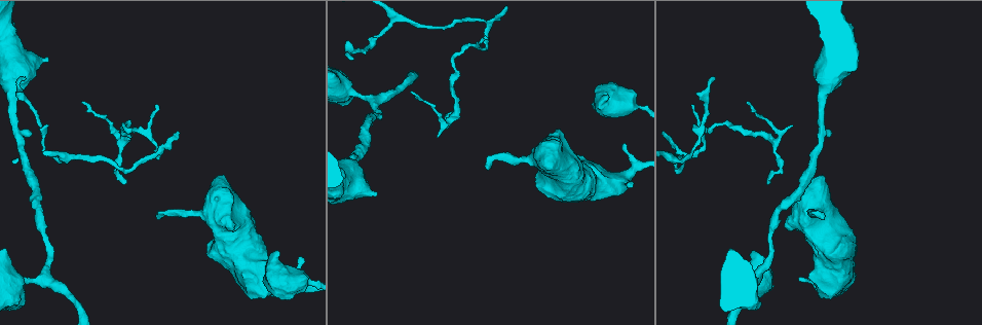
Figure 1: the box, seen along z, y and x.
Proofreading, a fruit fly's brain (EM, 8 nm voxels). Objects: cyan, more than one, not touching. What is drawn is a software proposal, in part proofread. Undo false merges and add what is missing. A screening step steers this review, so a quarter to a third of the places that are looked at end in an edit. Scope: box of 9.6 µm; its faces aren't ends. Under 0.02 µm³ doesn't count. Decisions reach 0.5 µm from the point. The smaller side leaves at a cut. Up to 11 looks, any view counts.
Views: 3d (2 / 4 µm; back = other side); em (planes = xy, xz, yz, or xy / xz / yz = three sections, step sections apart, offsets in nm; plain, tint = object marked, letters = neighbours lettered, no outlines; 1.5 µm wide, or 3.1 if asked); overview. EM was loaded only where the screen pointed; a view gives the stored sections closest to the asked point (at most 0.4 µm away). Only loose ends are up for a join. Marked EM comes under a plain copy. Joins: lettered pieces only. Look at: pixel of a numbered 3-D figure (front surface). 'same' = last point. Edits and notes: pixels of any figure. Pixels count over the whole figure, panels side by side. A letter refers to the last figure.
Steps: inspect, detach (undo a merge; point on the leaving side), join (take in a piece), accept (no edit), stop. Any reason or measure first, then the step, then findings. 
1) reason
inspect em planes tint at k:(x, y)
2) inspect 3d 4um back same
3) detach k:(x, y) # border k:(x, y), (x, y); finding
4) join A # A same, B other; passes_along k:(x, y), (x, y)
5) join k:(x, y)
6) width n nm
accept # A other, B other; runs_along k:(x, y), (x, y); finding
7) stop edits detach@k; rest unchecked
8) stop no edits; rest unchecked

inspect 3d 2um at 1:(23, 80)

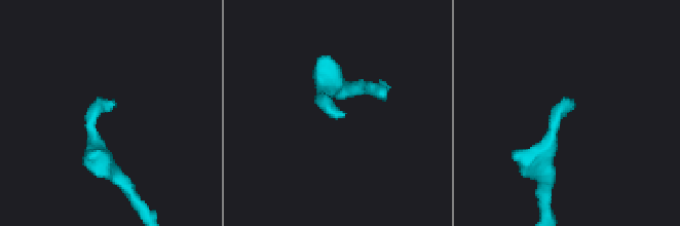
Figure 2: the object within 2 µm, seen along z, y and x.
shape alone is not enough
inspect em yz step 8 tint at 2:(344, 114)

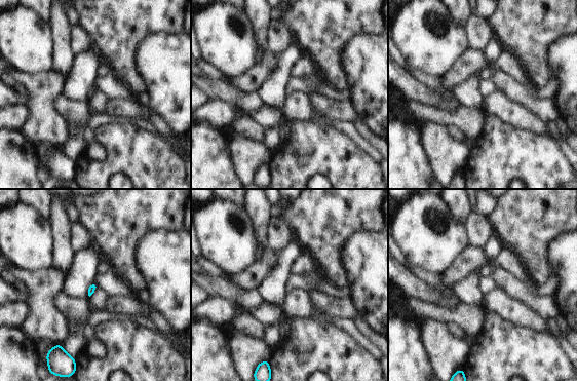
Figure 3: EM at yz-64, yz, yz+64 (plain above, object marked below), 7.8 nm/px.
another direction
inspect em planes letters same

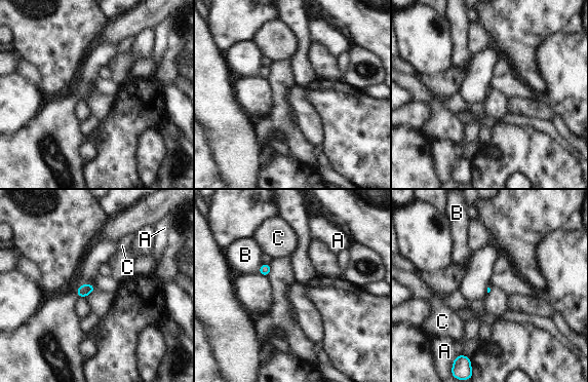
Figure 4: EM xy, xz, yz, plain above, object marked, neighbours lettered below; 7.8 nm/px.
accept # A other, B other, C other; border 4:(263, 263), (258, 272); none of them fits

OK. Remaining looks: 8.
inspect em planes letters at 1:(452, 117)

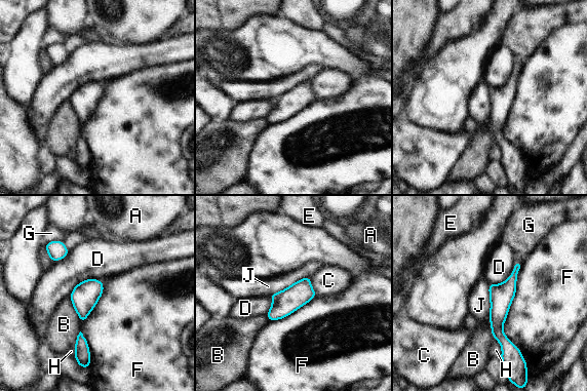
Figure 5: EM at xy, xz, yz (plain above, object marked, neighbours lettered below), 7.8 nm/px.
width 190 nm
accept # A other, B other, C other, D other, E other, F other, G other, H other, J other; runs_along 5:(518, 264), (498, 313), (504, 352); one cell here

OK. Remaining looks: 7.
sudden change in width
inspect em xz step 4 tint at 1:(630, 107)

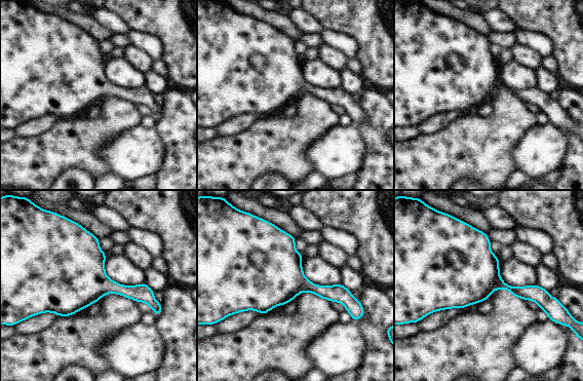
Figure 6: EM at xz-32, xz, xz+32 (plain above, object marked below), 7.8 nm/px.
cut it another way
inspect em planes tint same

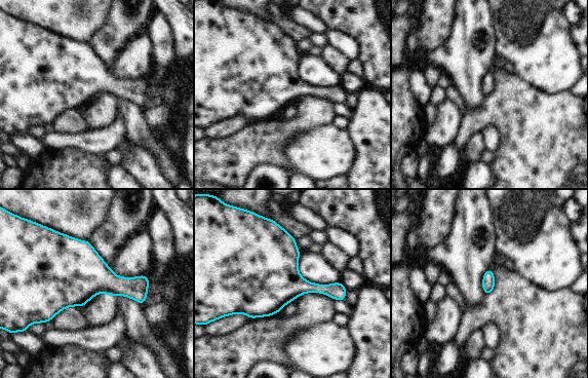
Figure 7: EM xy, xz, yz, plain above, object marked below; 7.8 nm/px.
inspect em planes letters same

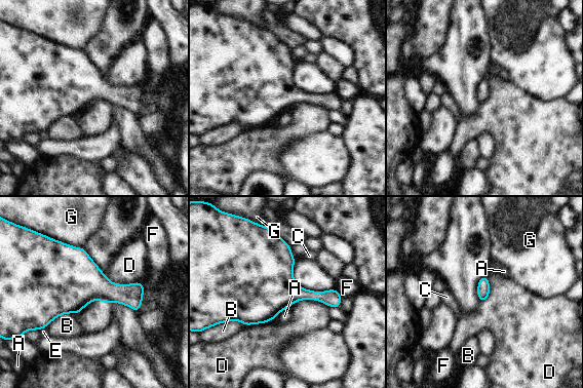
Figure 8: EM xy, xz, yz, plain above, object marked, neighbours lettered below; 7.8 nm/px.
accept # A other, B other, C other, D other, E other, F other, G other; border 8:(287, 307), (274, 319); all the same cell

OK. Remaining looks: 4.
an open end
inspect em planes letters at 1:(47, 61)

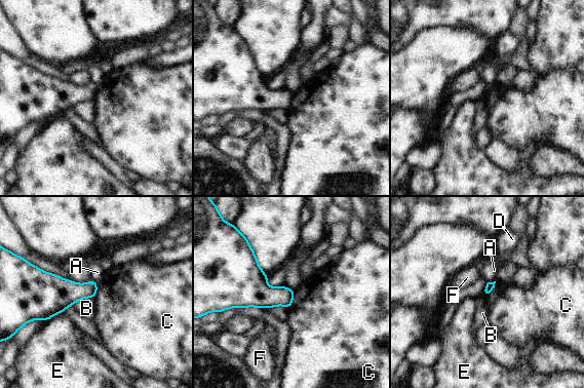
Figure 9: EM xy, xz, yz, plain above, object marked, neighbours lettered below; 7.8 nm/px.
longest_contact B 180 nm
accept # A other, B other, C other, D other, E other, F other; border 9:(295, 290), (293, 303), (289, 307); none of them fits

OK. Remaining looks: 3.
stop no edits; rest unchecked

